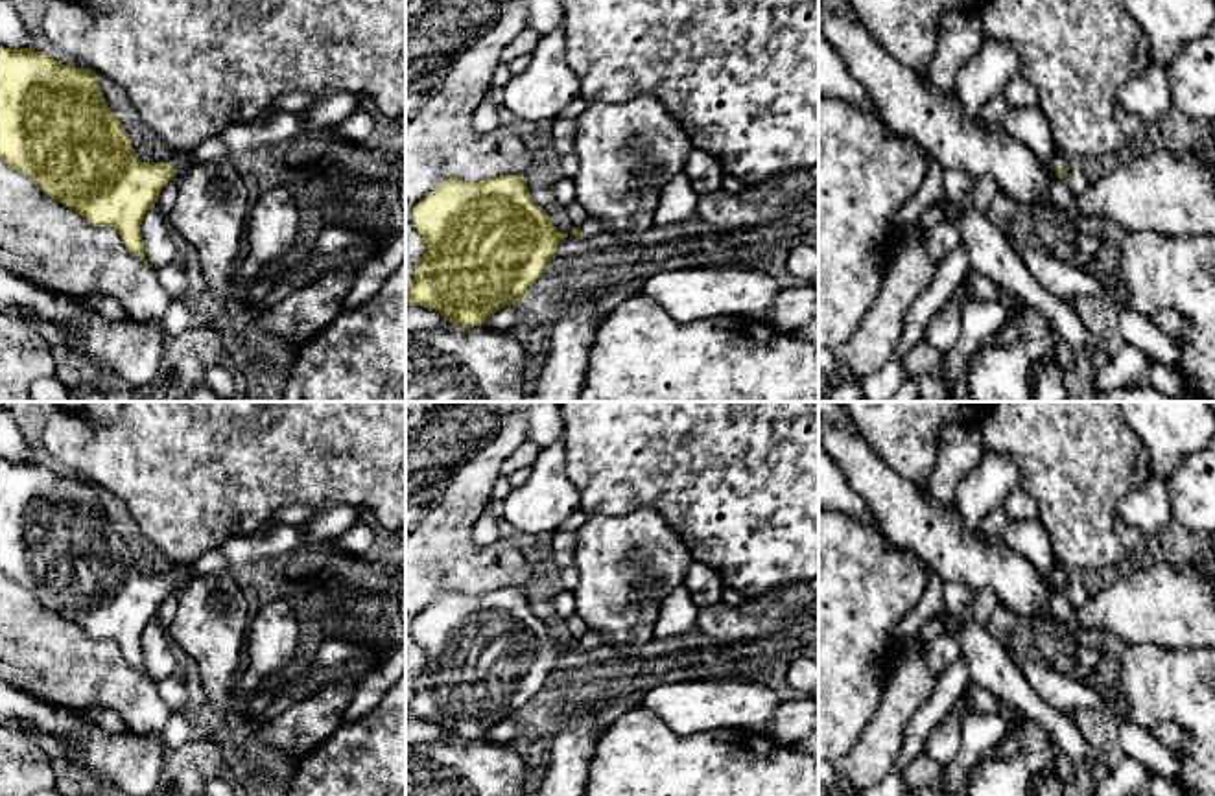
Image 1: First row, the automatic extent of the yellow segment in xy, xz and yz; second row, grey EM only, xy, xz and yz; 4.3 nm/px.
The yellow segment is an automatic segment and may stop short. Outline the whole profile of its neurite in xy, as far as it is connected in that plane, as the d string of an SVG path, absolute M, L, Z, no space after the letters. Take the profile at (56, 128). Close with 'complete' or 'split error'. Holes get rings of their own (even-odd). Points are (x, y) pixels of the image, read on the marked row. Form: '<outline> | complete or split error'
M0 46L0 158L88 223L118 230L146 265L142 219L190 153L173 153L159 164L142 162L103 98L98 76L68 55Z | split error

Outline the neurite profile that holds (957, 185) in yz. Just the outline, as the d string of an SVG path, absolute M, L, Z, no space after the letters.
M948 170L944 171L942 190L951 205L964 208L970 206L973 182L975 181L970 177L970 173L961 170Z

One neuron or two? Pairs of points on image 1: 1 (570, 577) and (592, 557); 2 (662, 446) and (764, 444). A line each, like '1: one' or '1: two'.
1: two
2: one

